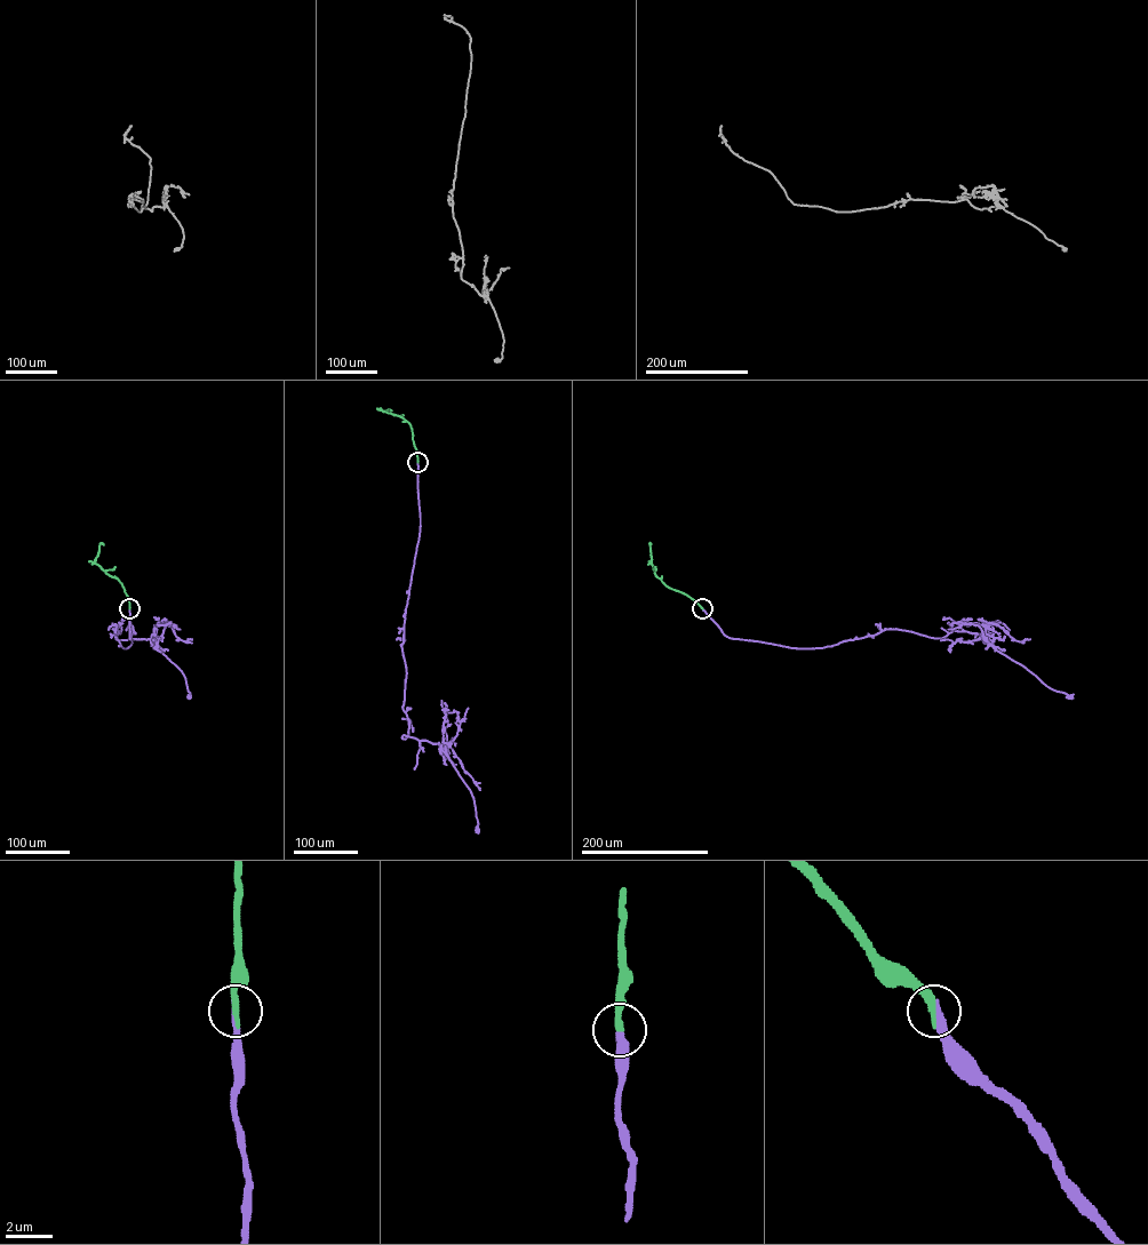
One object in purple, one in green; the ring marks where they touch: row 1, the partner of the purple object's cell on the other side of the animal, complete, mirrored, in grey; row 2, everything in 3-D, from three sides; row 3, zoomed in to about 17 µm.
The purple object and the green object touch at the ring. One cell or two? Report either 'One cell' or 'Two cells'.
One cell

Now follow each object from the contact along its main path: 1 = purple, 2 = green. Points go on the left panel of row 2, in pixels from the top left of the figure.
1: (129, 608), (132, 643), (120, 646), (113, 629), (119, 639), (150, 639), (181, 671), (189, 696)
2: (129, 608), (121, 583), (95, 563), (100, 544), (103, 544)

